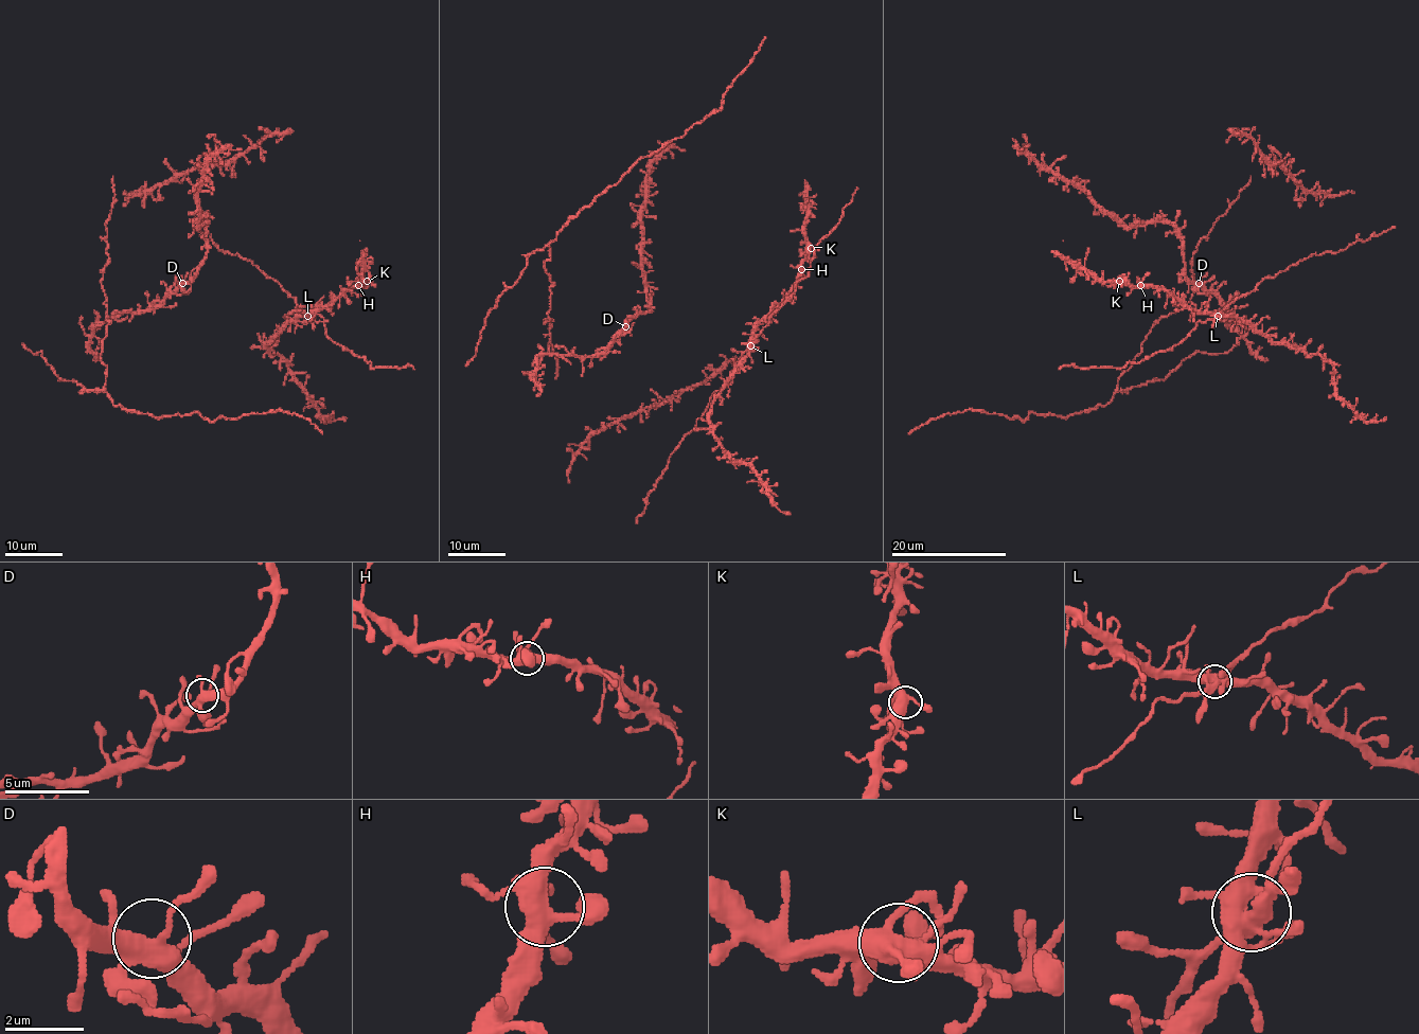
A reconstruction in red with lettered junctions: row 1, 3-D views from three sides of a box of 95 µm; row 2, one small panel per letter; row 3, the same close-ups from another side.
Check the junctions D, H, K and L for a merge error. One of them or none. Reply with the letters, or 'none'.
none

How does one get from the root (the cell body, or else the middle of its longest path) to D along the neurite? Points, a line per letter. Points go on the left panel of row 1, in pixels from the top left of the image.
D: (147, 312), (182, 283)

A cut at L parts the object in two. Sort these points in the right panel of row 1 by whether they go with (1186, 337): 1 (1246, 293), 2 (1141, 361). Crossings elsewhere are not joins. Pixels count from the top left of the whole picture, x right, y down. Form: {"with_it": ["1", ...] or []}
{"with_it": ["1", "2"]}

